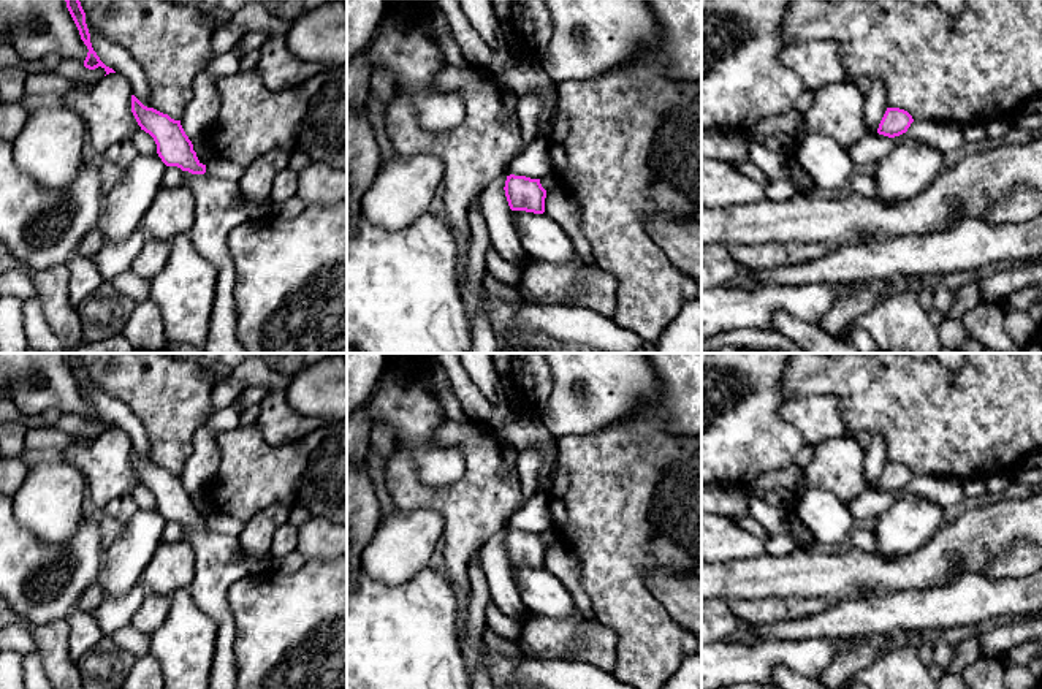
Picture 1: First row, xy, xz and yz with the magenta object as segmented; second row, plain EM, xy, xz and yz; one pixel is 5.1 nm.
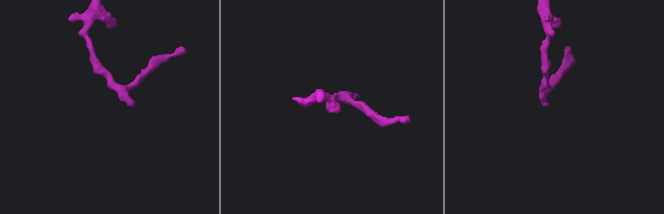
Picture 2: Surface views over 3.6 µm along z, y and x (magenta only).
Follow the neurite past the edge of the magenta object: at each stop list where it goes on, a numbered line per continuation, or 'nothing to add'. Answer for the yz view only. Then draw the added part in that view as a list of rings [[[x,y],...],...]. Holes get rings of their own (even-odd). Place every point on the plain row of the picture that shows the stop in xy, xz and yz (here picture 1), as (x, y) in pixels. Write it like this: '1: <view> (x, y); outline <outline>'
nothing to add

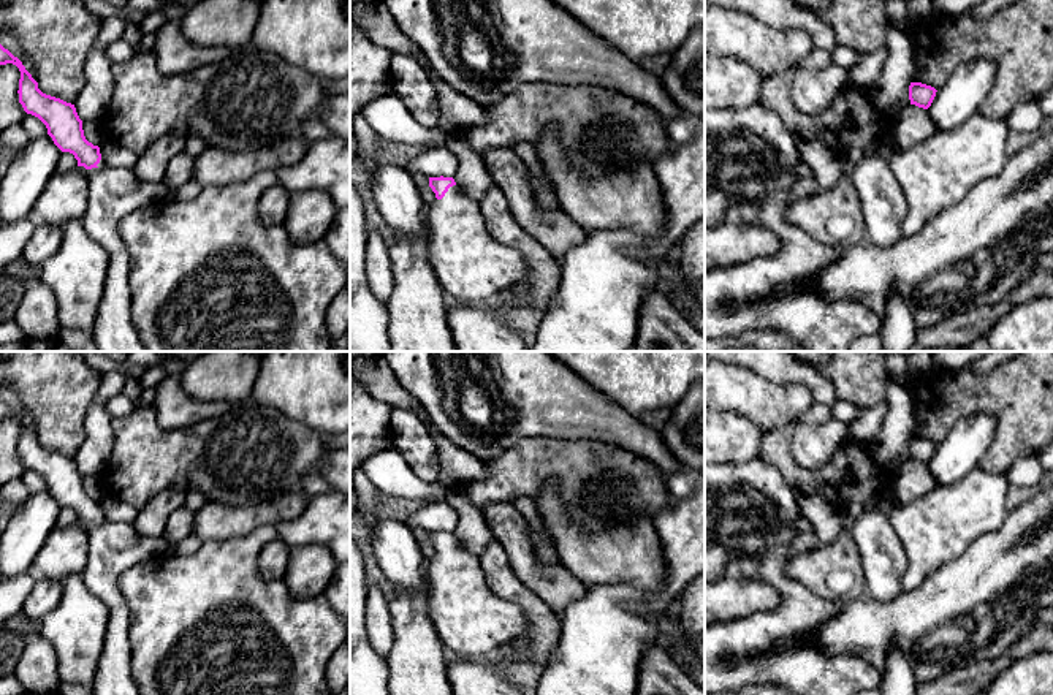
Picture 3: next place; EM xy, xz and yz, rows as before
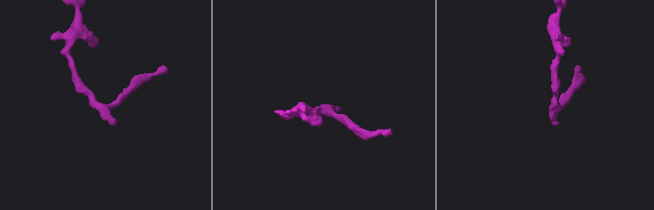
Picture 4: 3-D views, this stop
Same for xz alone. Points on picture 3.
1: xz (471, 621); outline [[[458,538],[429,560],[428,576],[431,622],[456,655],[489,655],[524,630],[523,610],[491,592],[480,557]]]

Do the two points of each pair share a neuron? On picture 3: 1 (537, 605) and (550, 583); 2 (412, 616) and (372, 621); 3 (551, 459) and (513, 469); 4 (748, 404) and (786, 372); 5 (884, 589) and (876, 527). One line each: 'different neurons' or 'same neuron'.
1: different neurons
2: different neurons
3: same neuron
4: different neurons
5: same neuron

